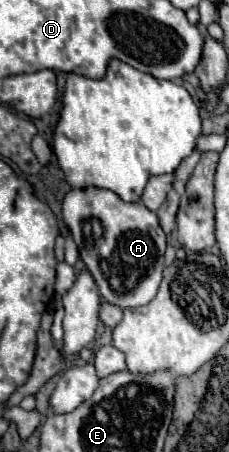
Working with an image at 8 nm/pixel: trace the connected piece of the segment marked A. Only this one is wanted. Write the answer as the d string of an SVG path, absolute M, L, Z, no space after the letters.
M90 188L90 190L72 190L62 202L62 216L80 250L82 262L86 264L90 274L94 274L94 280L98 282L100 294L106 302L112 302L120 308L134 308L144 306L156 296L156 290L162 280L164 250L166 250L166 234L158 222L156 212L146 210L146 206L142 206L140 202L136 204L122 202L110 190Z

